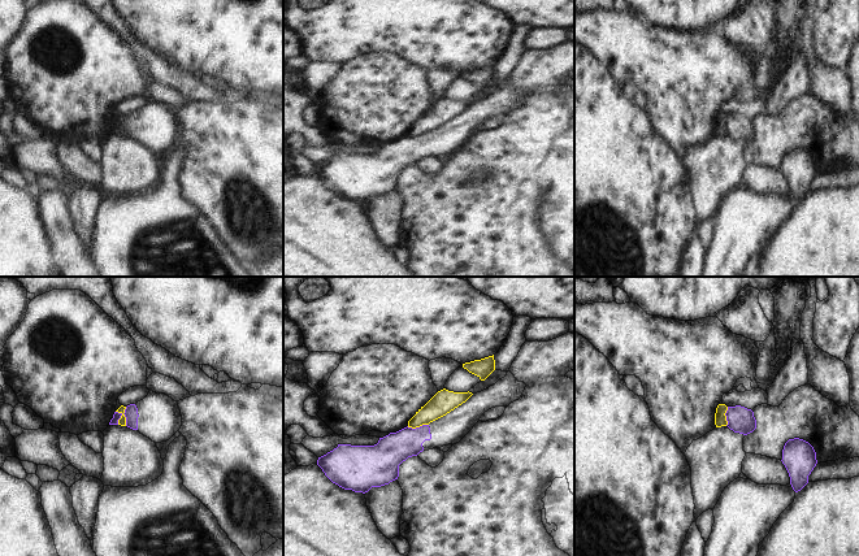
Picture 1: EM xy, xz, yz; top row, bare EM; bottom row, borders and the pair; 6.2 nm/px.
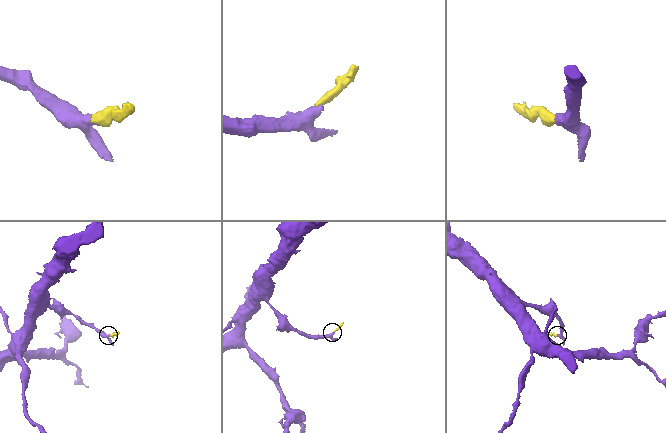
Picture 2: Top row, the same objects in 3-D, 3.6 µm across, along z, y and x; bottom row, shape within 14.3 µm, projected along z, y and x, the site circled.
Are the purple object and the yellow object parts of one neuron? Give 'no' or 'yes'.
no

